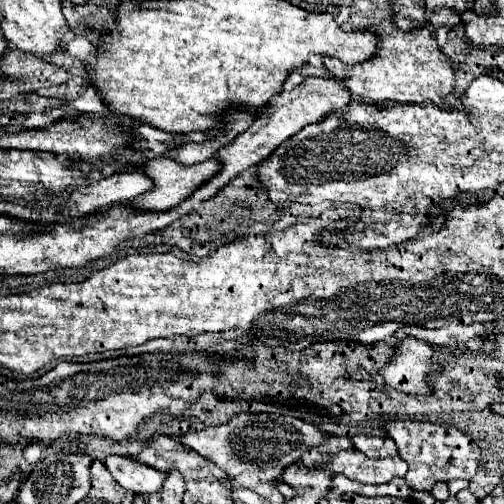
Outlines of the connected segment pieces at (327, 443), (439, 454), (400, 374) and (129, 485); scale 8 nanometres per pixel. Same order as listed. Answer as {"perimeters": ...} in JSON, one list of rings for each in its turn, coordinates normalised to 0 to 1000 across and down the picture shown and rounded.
{"perimeters":[[[[655,865],[655,869],[647,869],[647,873],[631,885],[631,897],[647,897],[651,905],[659,905],[659,901],[671,901],[675,893],[698,893],[698,889],[702,889],[702,885],[698,885],[694,869]]],[[[770,833],[762,849],[770,865],[782,869],[790,901],[810,921],[810,940],[802,944],[802,952],[817,972],[853,972],[865,956],[889,956],[897,948],[933,952],[944,940],[952,889],[933,861],[921,861],[905,845],[825,833]]],[[[806,671],[798,675],[798,690],[778,710],[774,722],[754,734],[766,750],[770,766],[806,782],[853,782],[853,766],[845,762],[845,742],[877,734],[877,722],[857,718],[861,690],[849,679]]],[[[210,905],[206,925],[222,948],[258,976],[310,976],[321,968],[329,940],[250,905]]]]}

